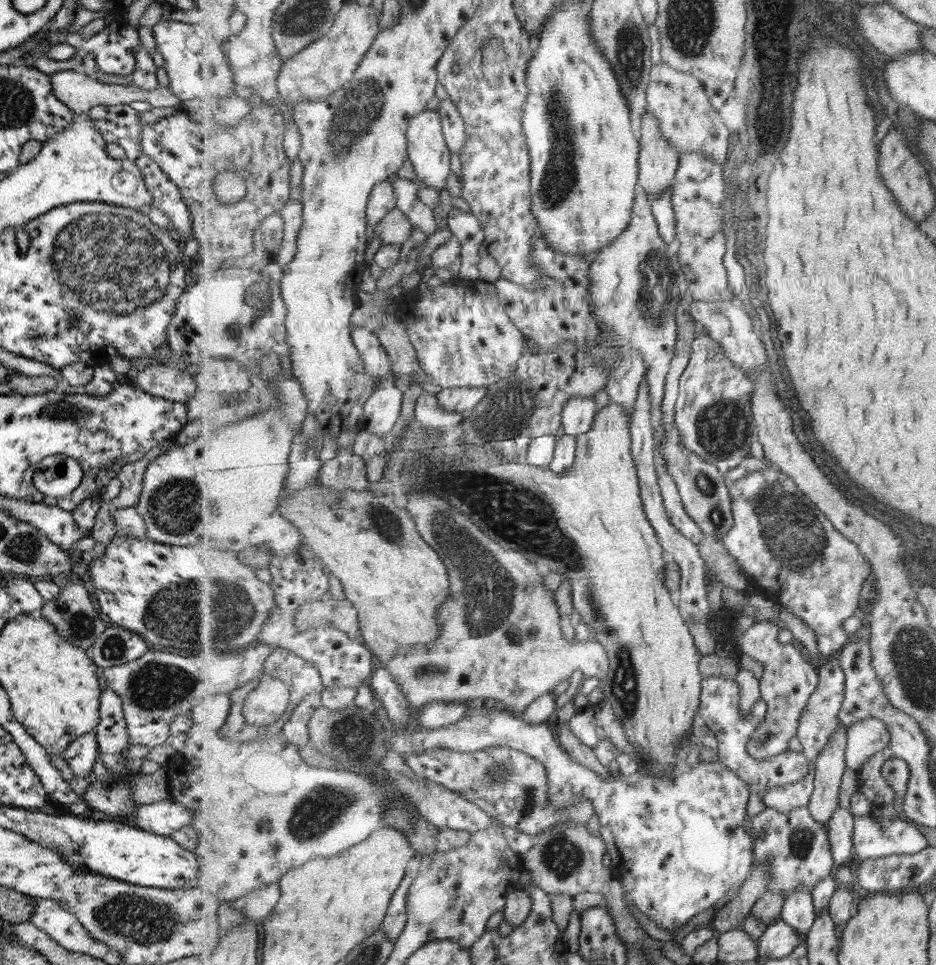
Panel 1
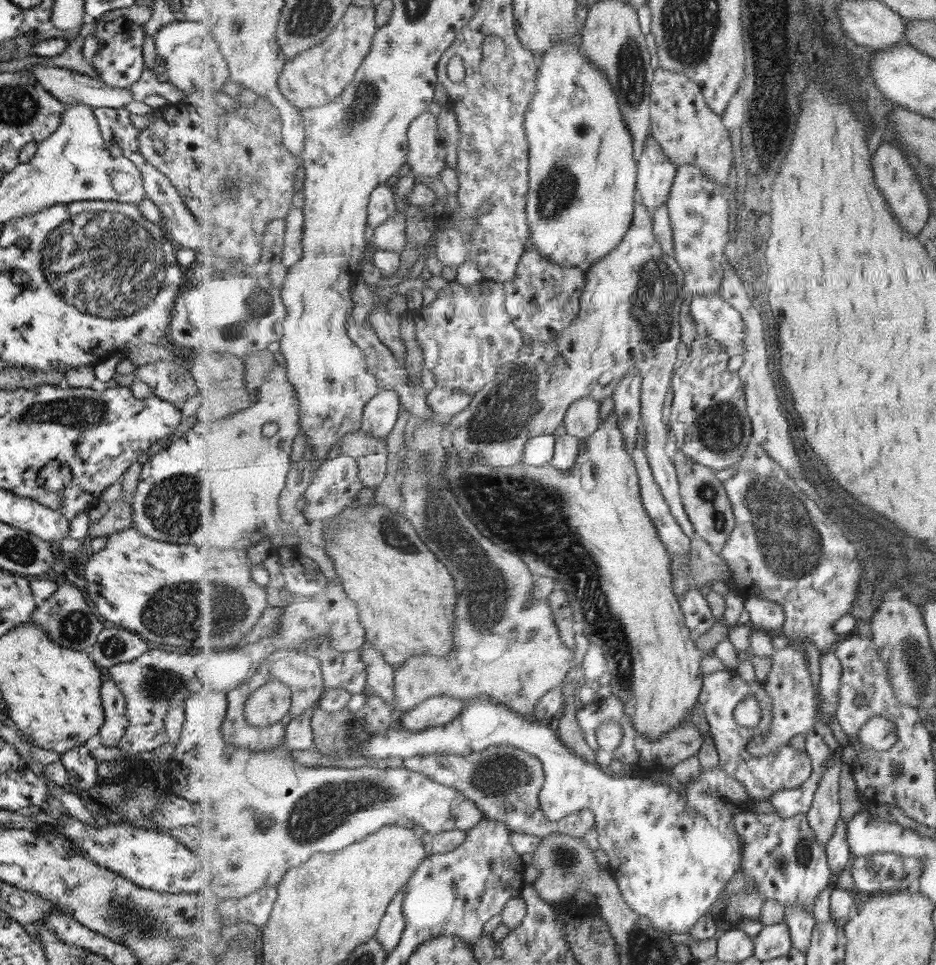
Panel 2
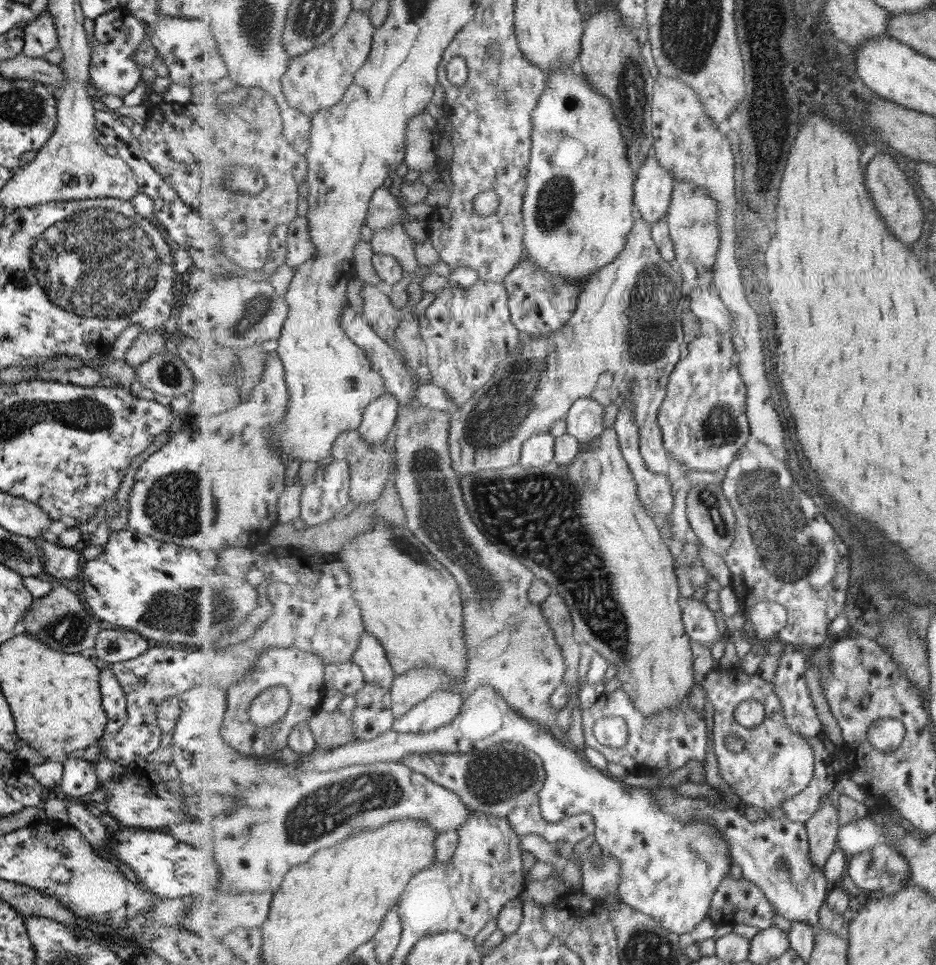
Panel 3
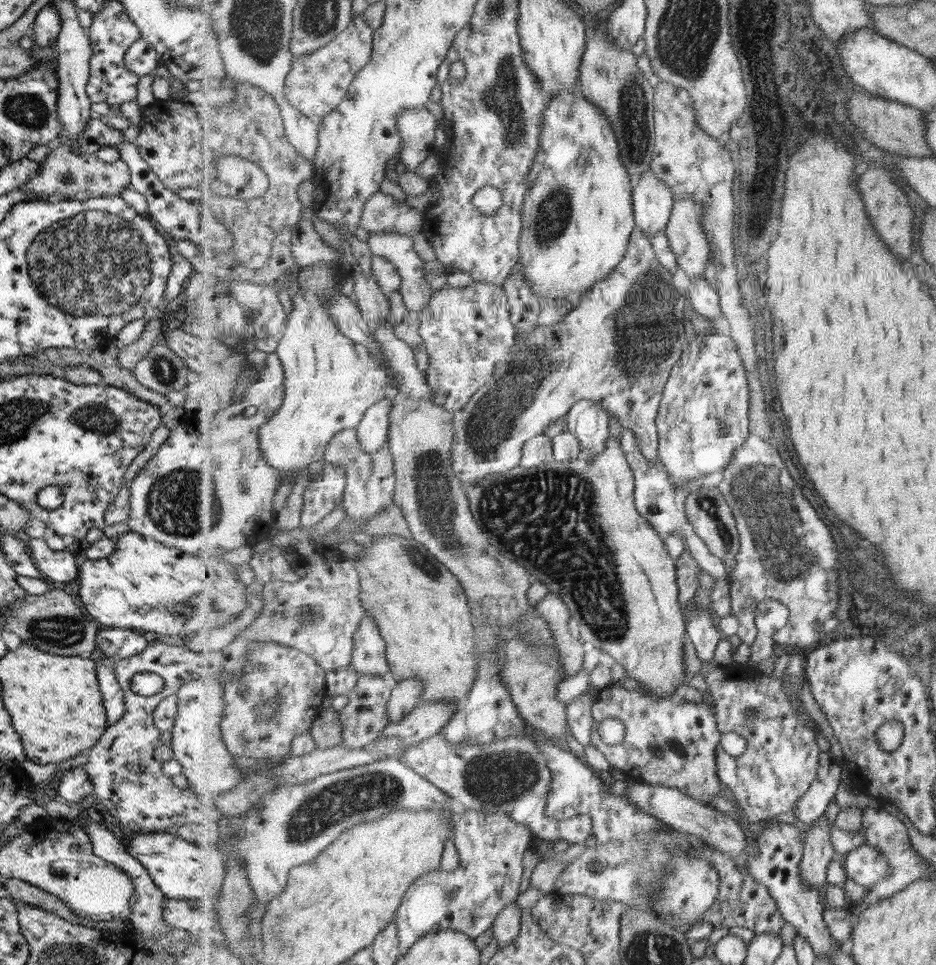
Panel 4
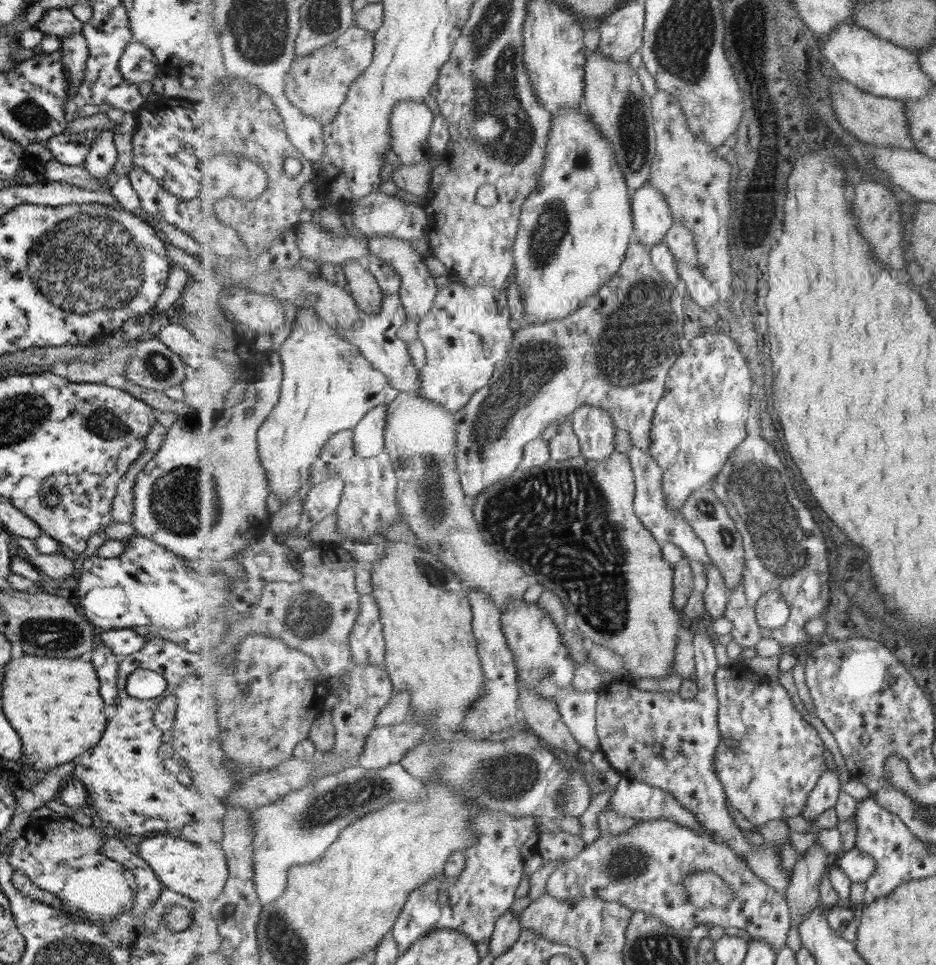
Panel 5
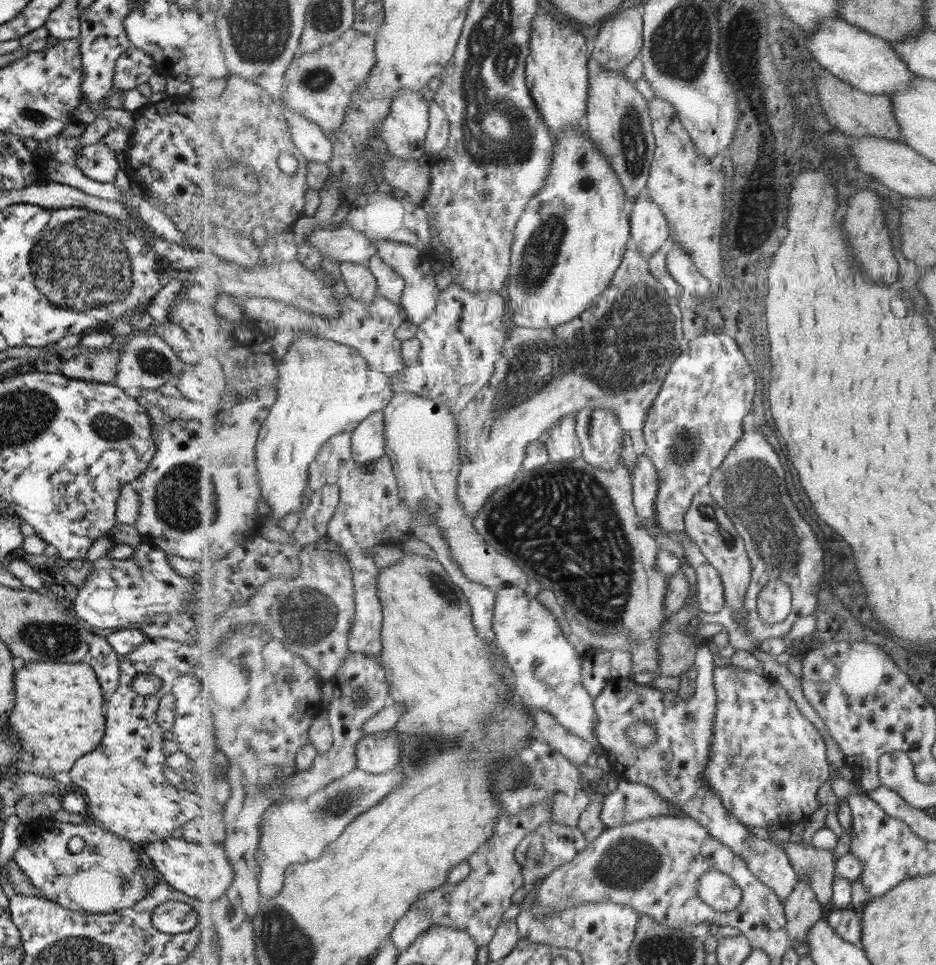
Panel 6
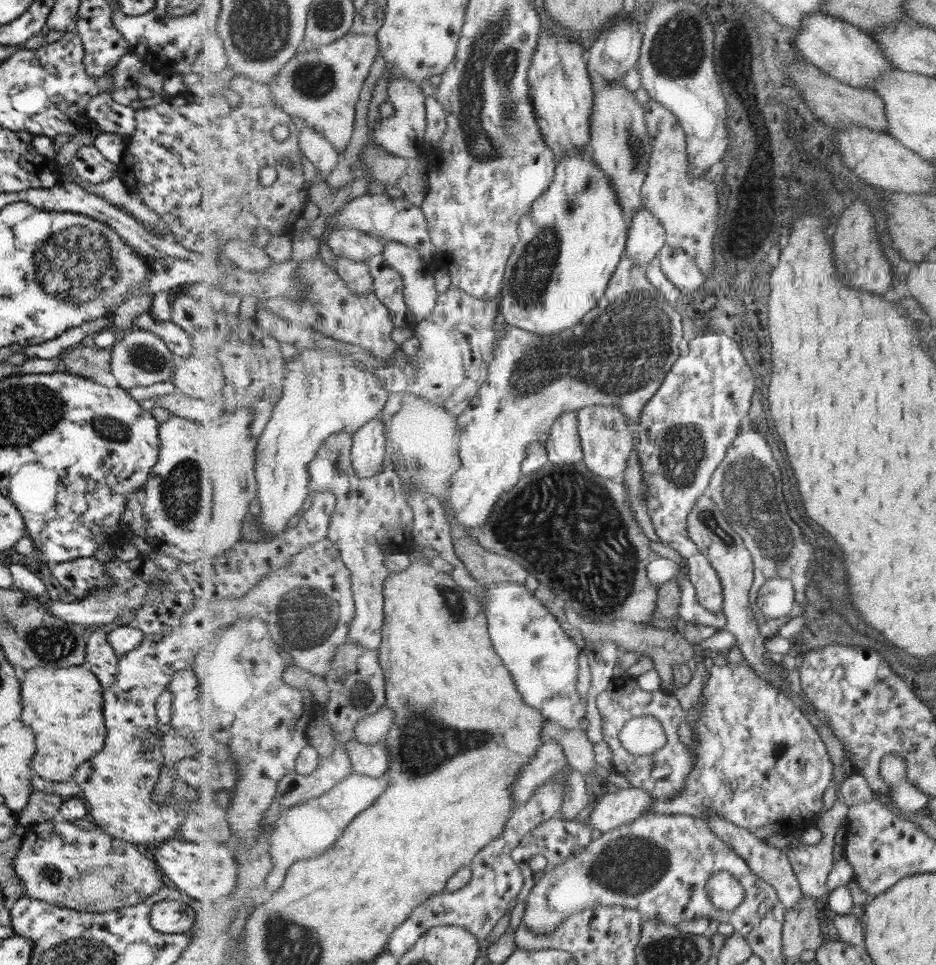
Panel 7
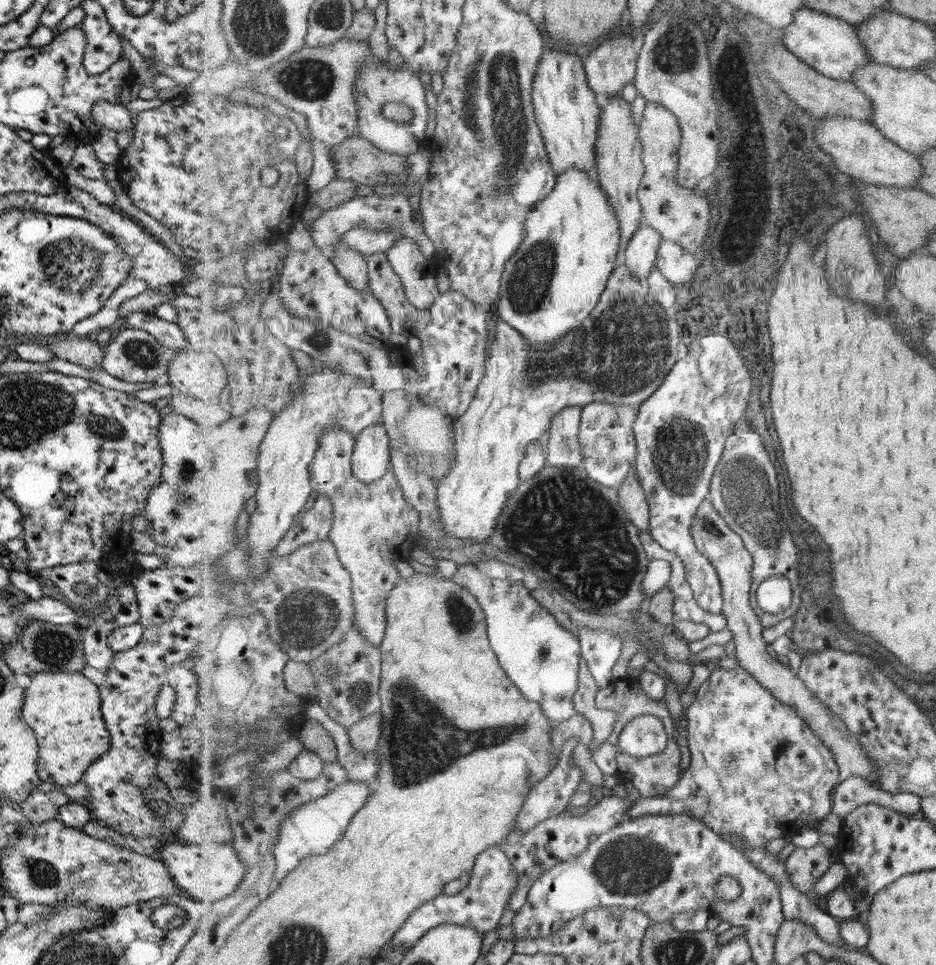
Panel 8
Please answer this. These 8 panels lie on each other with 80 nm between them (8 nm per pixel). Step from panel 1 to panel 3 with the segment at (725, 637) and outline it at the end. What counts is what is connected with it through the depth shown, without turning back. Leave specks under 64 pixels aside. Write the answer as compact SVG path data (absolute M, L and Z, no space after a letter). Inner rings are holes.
M787 648L780 655L778 669L774 676L777 694L785 706L785 721L801 735L815 737L821 732L821 720L817 718L811 690L805 680L807 660L799 651Z

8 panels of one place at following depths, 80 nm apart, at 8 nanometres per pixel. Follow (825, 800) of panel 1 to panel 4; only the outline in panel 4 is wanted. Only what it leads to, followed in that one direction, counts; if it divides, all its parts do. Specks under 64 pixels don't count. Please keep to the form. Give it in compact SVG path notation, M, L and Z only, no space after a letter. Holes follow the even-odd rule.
M823 816L805 834L802 879L810 889L821 889L829 883L828 866L836 852L831 835L833 828L835 822L829 822L829 818Z

